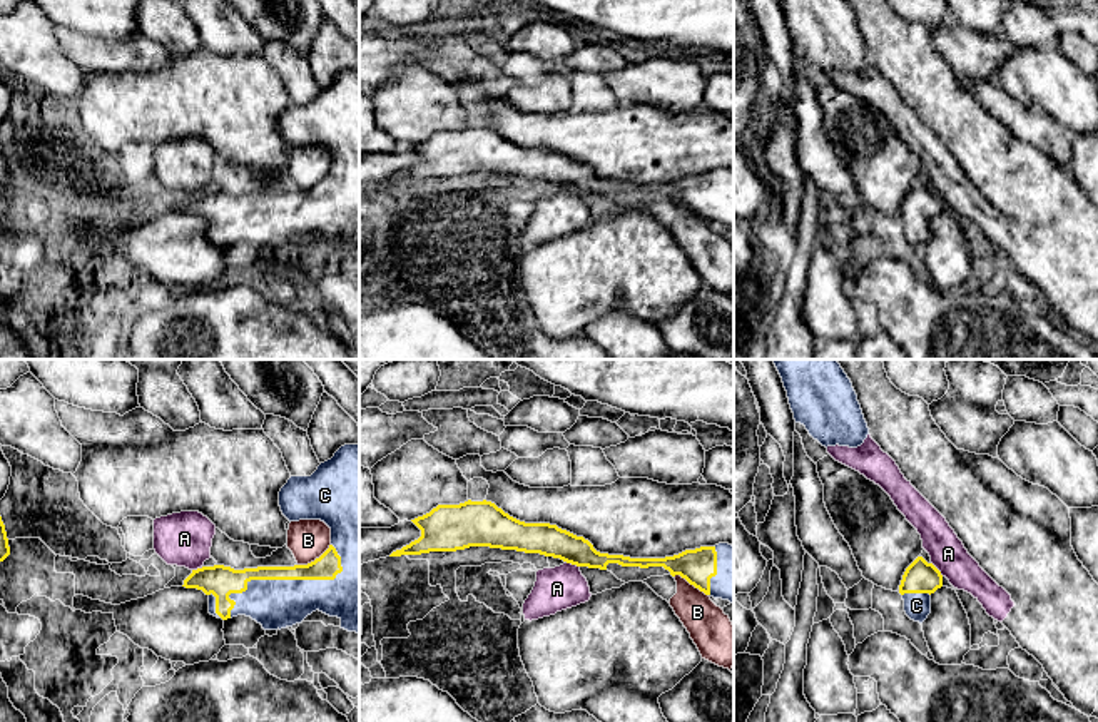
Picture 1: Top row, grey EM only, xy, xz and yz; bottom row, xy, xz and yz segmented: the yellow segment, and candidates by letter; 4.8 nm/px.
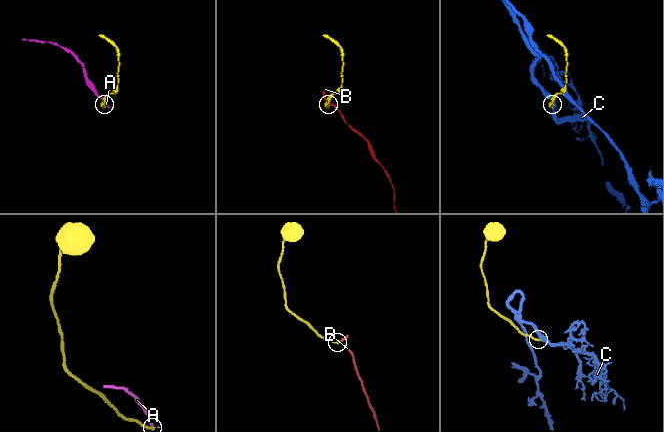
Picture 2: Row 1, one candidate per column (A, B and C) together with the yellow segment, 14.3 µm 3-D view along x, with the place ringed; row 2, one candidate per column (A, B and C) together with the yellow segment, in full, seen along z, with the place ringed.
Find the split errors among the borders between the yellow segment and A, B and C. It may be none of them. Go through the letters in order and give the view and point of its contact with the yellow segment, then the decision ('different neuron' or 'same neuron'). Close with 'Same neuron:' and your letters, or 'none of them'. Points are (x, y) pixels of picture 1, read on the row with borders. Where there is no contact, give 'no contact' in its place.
A: xz (572, 564) | different neuron
B: xy (316, 559) | different neuron
C: xy (279, 579) | same neuron
Same neuron: C

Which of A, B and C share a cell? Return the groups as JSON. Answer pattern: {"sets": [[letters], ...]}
{"sets": [["A", "B"], ["C"]]}

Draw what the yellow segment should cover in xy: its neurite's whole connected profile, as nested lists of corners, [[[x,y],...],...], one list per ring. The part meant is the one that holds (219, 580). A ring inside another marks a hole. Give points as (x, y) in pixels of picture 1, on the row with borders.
[[[344,445],[334,456],[318,466],[311,476],[291,476],[279,491],[279,506],[289,521],[321,520],[331,528],[329,548],[314,562],[294,567],[257,567],[234,570],[224,565],[192,570],[184,580],[186,588],[202,590],[209,597],[209,613],[227,620],[246,615],[264,630],[281,630],[301,623],[319,610],[341,620],[341,628],[359,633],[359,445]]]

